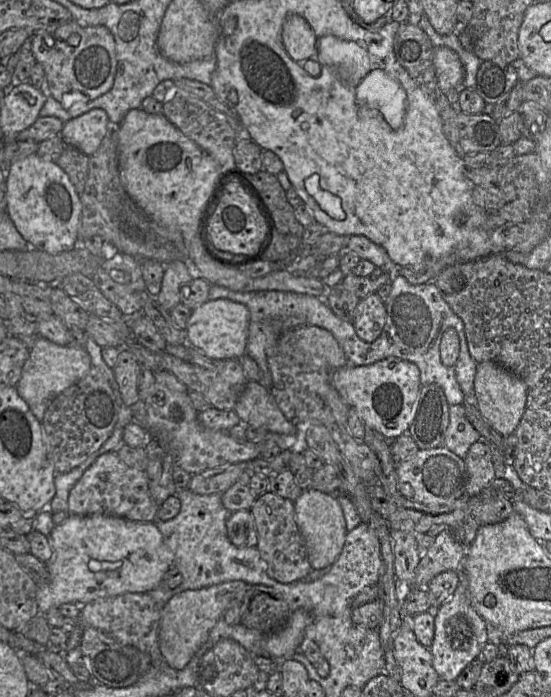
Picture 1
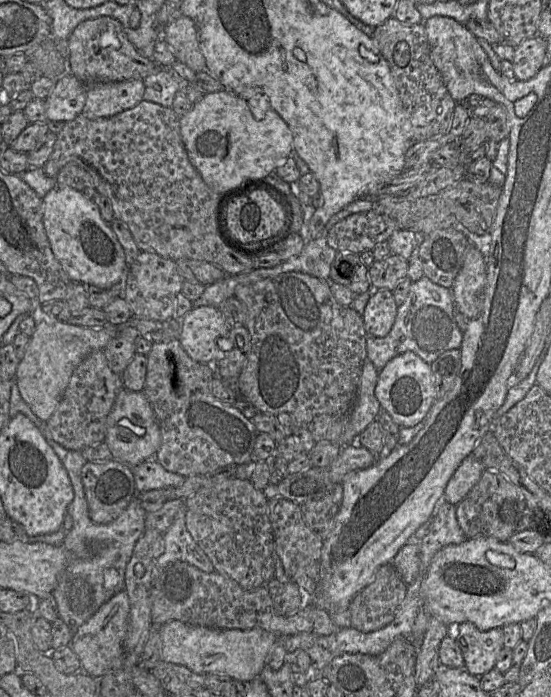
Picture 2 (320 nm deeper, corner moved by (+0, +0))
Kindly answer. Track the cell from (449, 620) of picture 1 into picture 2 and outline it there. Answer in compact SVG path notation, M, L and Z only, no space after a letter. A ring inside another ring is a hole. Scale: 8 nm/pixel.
M463 622L458 625L455 639L465 663L465 670L477 677L495 668L499 653L504 648L503 628L480 631L474 624Z

